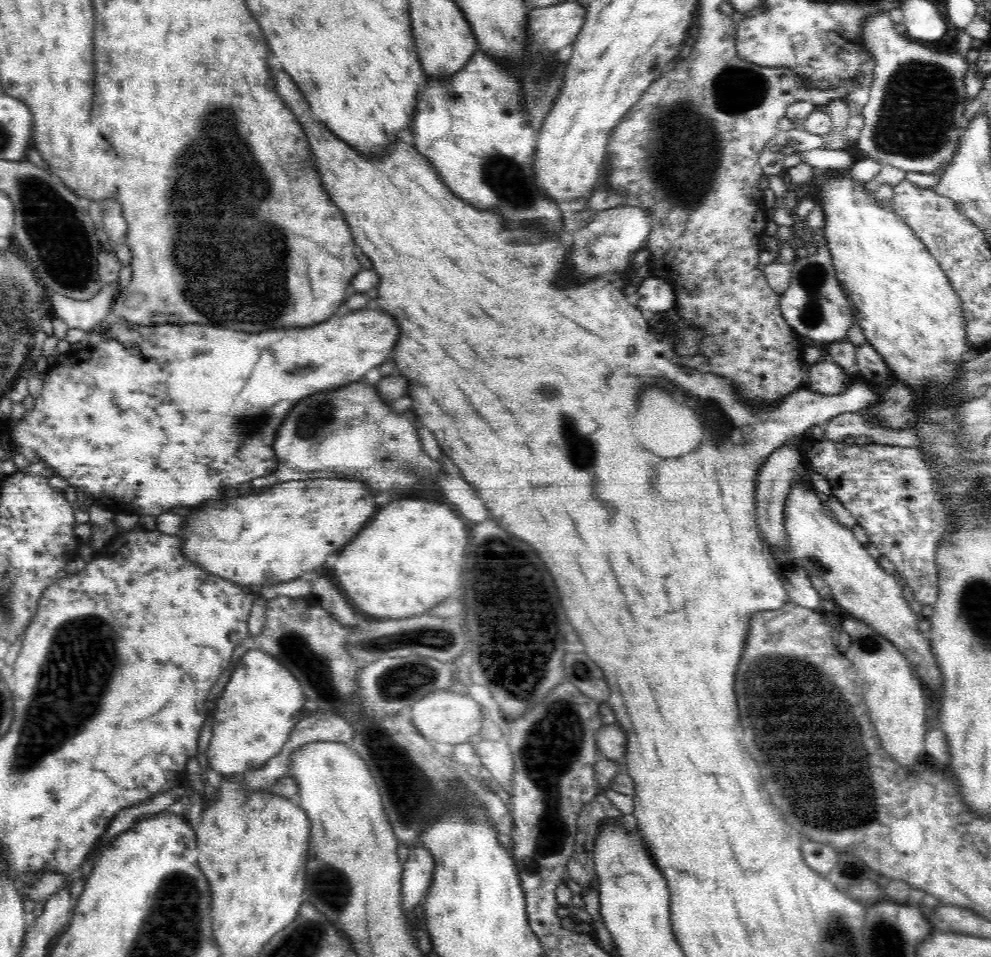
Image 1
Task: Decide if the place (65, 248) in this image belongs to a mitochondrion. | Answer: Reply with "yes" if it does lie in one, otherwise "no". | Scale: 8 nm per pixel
yes

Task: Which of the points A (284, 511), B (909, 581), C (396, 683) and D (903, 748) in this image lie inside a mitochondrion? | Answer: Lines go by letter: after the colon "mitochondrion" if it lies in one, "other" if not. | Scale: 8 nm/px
A: other
B: other
C: mitochondrion
D: other

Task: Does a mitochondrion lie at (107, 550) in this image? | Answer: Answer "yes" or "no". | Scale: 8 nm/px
no

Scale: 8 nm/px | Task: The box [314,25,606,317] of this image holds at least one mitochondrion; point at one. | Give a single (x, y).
(501, 173)

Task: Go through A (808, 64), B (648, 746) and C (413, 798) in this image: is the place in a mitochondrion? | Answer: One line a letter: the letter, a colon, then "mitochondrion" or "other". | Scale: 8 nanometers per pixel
A: other
B: other
C: mitochondrion

